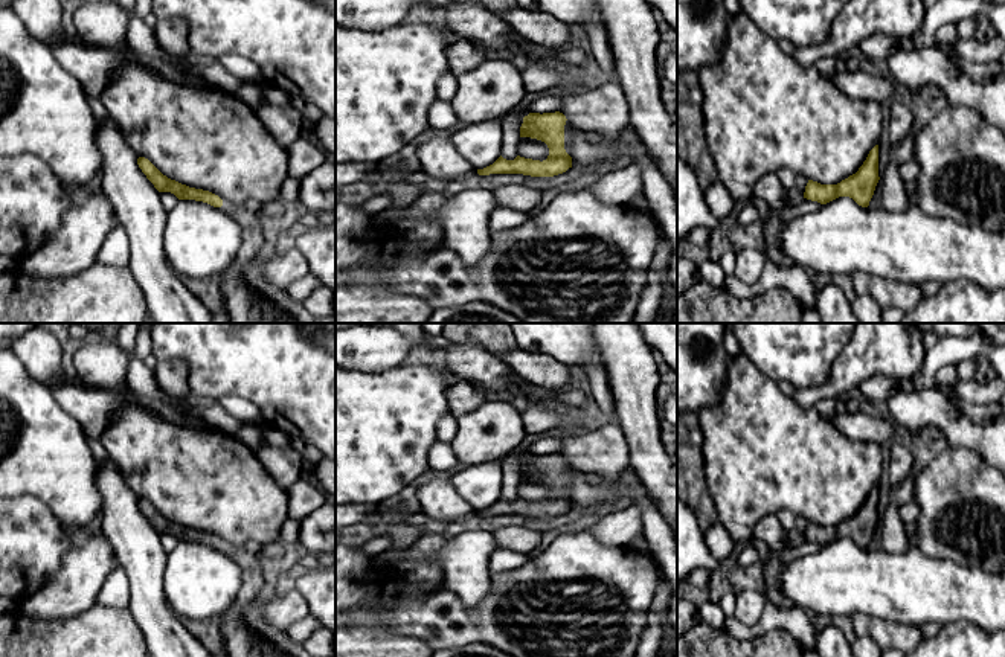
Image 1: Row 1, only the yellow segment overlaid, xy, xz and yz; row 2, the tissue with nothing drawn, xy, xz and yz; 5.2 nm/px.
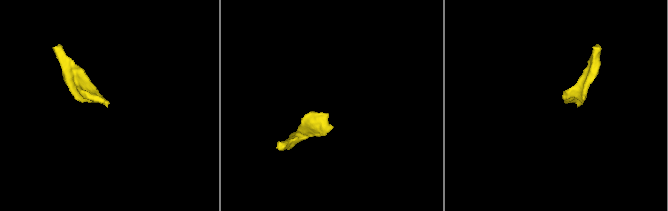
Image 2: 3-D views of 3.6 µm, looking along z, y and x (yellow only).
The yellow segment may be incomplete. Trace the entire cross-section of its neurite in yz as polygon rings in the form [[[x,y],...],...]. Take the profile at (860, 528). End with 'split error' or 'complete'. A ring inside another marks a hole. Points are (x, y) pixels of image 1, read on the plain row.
[[[875,486],[859,512],[840,524],[820,526],[808,521],[804,540],[827,546],[839,538],[849,538],[859,547],[868,549],[878,521],[878,486]]] | complete

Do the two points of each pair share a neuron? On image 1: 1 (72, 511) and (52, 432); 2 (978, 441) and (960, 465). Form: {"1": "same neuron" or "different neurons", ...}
{"1": "same neuron", "2": "different neurons"}

